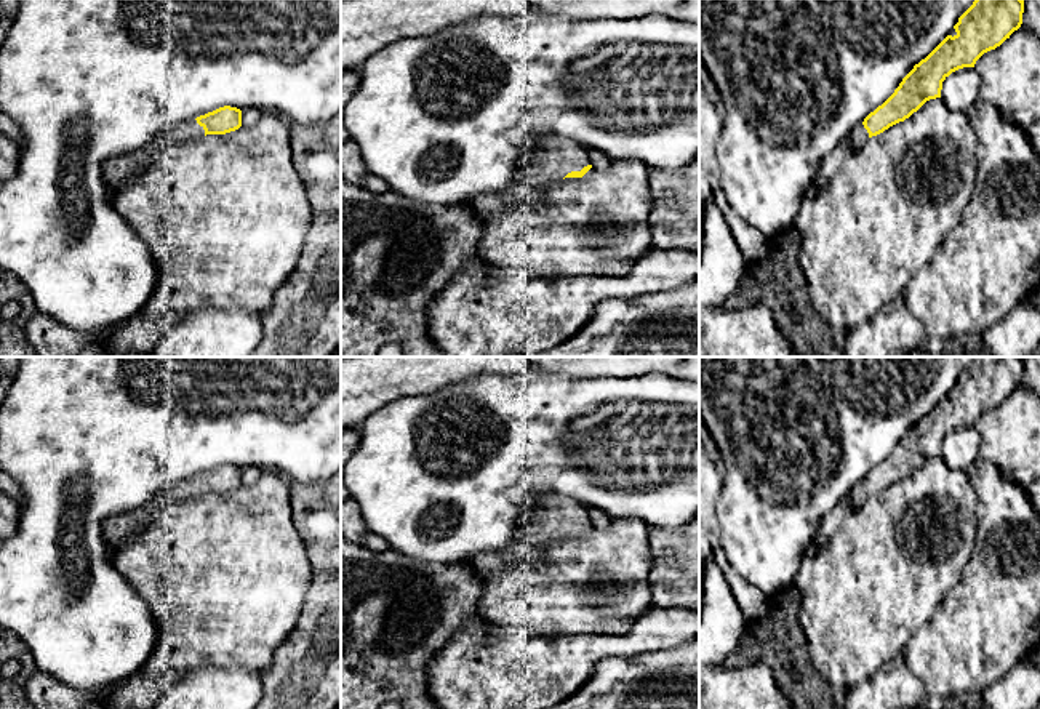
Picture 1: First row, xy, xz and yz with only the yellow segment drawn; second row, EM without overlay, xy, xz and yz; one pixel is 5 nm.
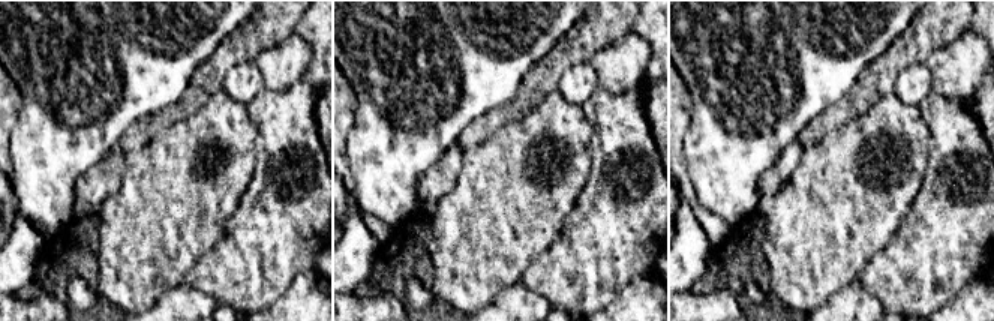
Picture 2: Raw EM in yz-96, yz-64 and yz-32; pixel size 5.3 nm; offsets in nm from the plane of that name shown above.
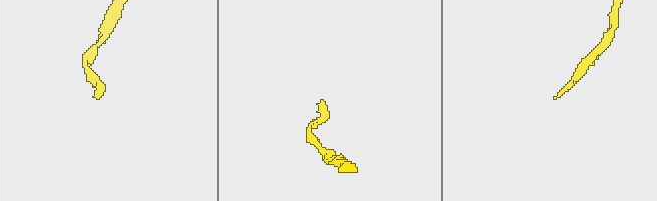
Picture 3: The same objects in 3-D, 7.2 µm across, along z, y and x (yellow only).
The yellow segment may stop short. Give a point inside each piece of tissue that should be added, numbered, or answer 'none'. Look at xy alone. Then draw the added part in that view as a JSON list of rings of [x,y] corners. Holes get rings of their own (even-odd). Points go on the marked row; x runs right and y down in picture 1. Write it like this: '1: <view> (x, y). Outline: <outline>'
1: xy (116, 172). Outline: [[[192,118],[163,130],[162,133],[154,136],[147,144],[133,152],[106,160],[102,163],[102,178],[107,186],[107,197],[110,203],[117,192],[122,189],[122,186],[139,170],[149,166],[154,157],[165,146],[168,146],[173,141],[190,141],[203,136],[203,126],[200,126],[197,120]]]

